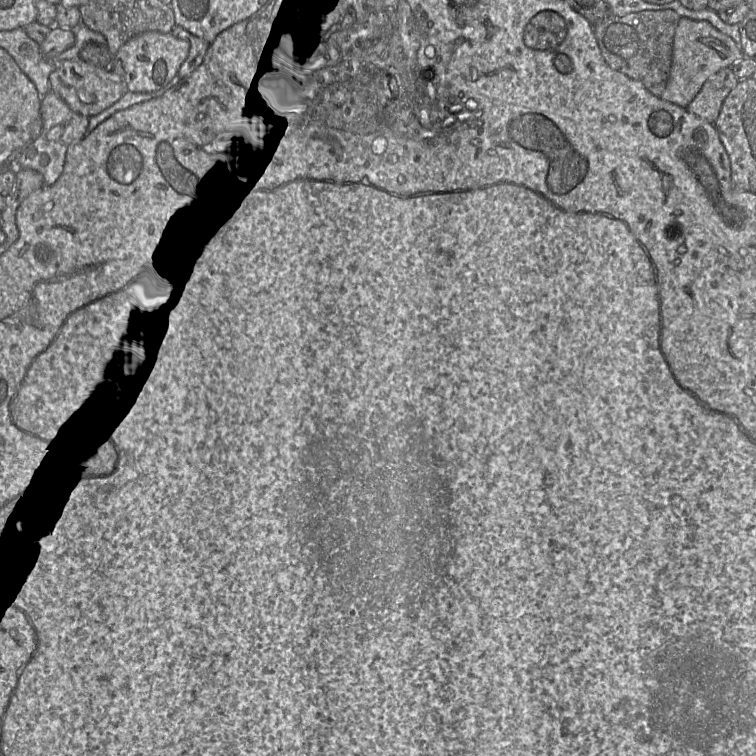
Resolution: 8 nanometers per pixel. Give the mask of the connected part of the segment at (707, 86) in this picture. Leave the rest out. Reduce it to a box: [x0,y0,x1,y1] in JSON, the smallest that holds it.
[685,68,738,125]

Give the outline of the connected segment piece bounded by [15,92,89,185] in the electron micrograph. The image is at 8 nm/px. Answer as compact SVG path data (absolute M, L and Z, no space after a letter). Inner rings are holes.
M54 92L42 97L41 117L42 131L39 137L15 155L15 168L38 171L43 175L45 185L52 185L63 173L69 145L89 134L89 117L71 110Z

